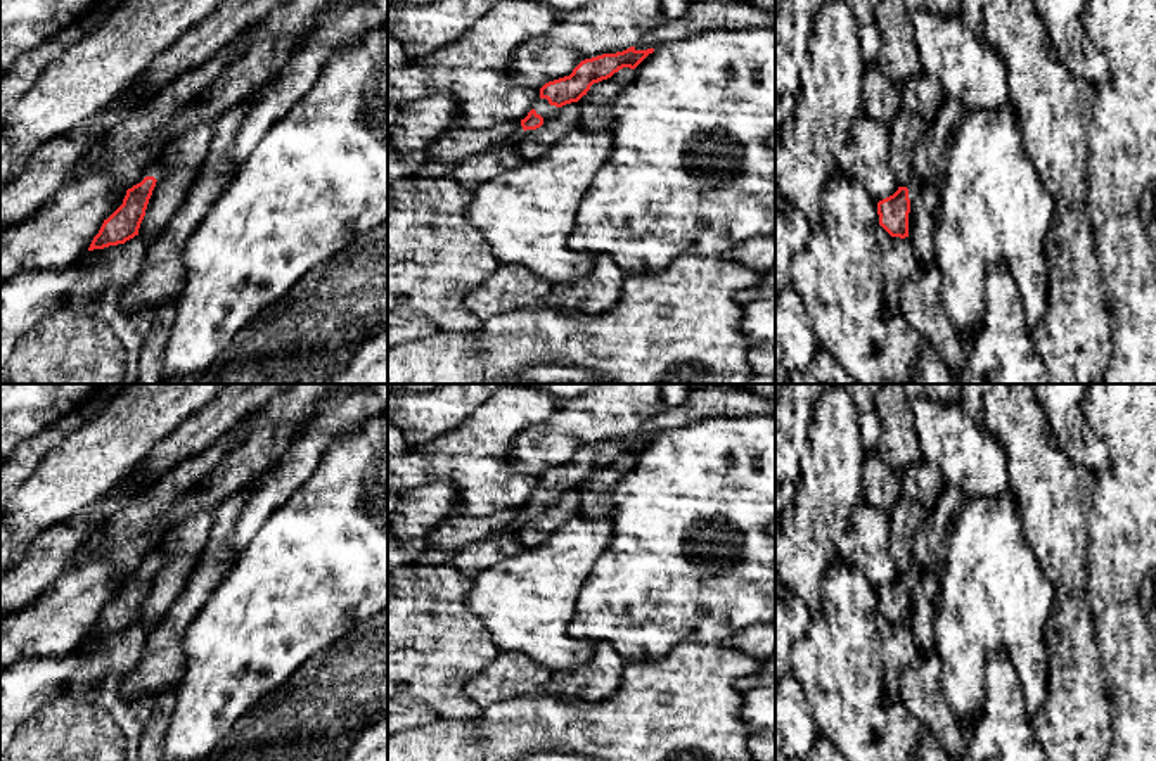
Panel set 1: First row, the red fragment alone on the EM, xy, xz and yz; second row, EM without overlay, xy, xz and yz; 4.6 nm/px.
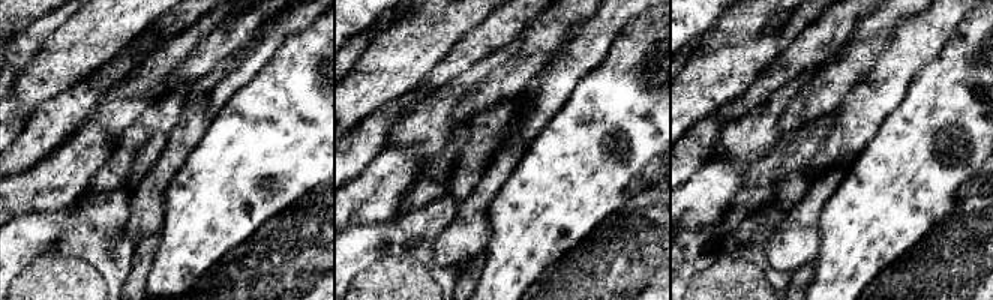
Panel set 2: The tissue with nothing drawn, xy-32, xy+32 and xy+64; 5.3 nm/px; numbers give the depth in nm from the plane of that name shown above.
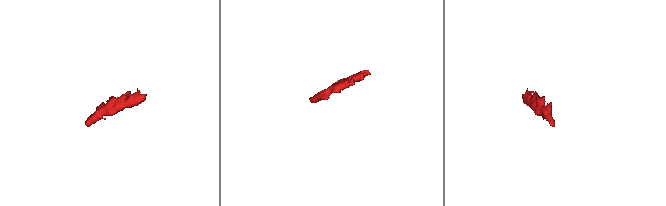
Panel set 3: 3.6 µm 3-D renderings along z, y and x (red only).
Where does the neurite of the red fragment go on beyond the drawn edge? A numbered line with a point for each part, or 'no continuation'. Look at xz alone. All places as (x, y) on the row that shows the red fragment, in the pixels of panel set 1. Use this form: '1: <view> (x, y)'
1: xz (544, 108)

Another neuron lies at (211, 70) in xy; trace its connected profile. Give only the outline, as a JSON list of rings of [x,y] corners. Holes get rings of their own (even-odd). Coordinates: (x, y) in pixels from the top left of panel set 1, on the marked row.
[[[242,36],[202,66],[164,85],[151,100],[130,109],[107,138],[78,163],[74,178],[109,173],[111,187],[121,192],[140,183],[171,140],[168,121],[222,74],[230,52],[241,43]]]

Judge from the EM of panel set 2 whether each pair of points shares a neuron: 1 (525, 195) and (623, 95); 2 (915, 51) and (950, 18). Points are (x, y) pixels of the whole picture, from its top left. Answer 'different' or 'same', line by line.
1: same
2: same

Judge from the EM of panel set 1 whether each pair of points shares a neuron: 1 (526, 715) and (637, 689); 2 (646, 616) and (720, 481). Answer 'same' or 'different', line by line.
1: same
2: same

